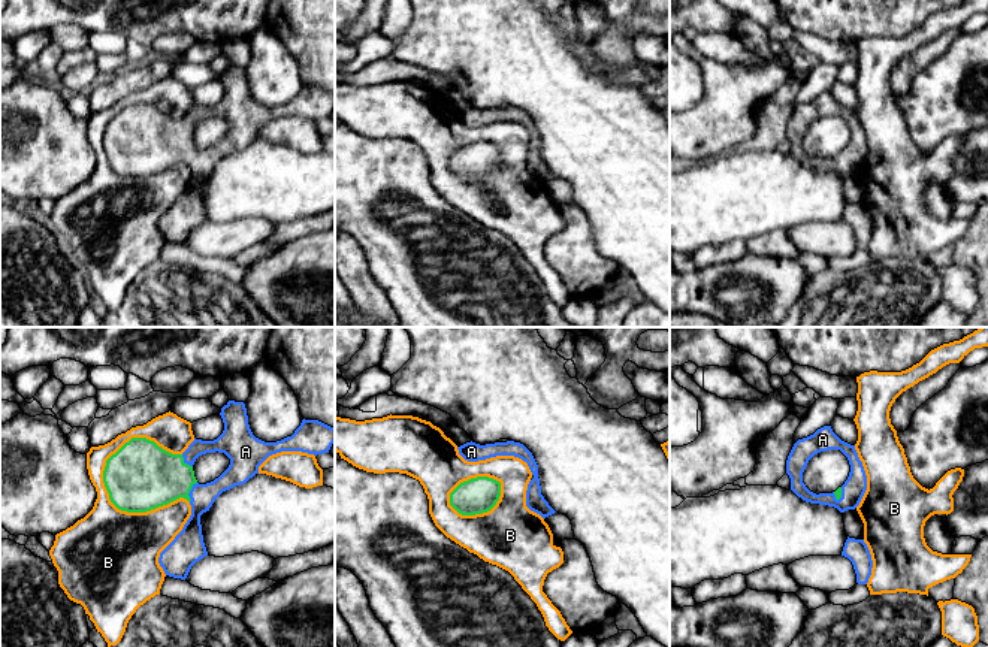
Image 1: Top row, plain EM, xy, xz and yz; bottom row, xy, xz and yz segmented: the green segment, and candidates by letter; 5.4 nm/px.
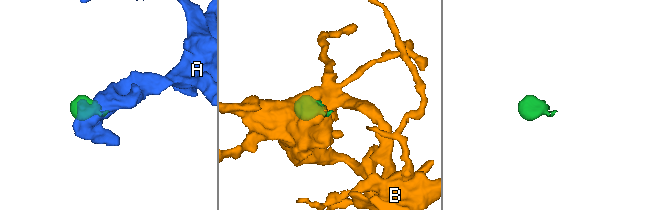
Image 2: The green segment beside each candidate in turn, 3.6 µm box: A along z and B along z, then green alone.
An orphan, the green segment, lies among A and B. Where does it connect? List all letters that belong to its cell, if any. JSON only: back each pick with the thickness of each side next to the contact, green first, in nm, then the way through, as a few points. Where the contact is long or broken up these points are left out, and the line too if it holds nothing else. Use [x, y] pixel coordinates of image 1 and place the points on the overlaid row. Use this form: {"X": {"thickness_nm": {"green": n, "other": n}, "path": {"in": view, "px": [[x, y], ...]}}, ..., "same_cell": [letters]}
{"A": {"thickness_nm": {"green": 360, "other": 140}, "path": {"in": "xy", "px": [[145, 477], [174, 477], [189, 492], [195, 498], [190, 538]]}}, "same_cell": ["A"]}

